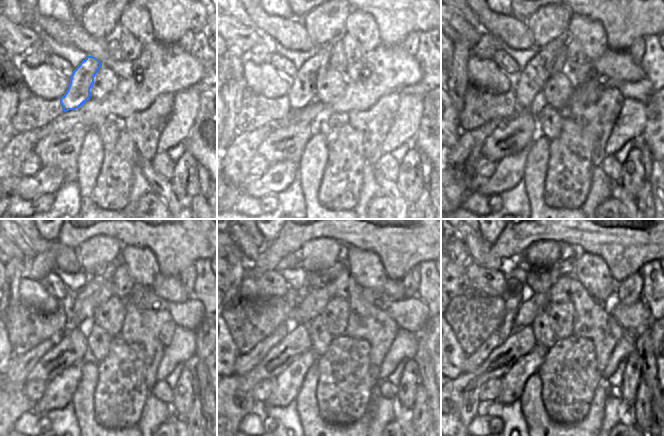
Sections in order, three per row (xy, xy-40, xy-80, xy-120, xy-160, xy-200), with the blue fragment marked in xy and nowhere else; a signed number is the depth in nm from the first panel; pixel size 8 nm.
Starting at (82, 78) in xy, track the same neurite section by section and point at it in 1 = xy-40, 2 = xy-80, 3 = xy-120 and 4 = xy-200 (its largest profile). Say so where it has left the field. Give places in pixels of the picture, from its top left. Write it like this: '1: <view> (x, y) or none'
1: xy-40 (304, 85)
2: xy-80 (529, 83)
3: xy-120 (95, 282)
4: xy-200 (566, 267)

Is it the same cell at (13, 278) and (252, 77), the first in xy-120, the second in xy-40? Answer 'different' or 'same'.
different

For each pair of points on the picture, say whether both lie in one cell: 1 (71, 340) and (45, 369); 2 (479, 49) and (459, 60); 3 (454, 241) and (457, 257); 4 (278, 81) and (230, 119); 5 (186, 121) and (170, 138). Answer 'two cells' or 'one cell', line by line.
1: one cell
2: two cells
3: one cell
4: two cells
5: one cell

